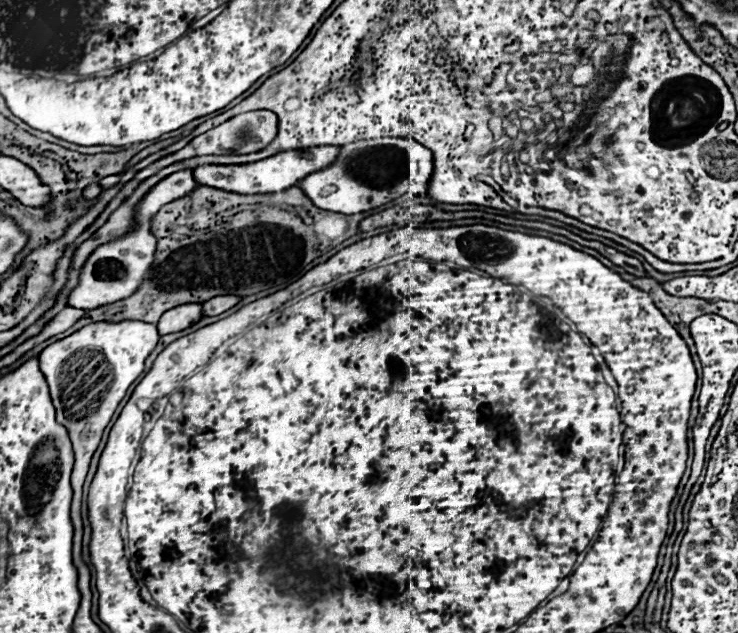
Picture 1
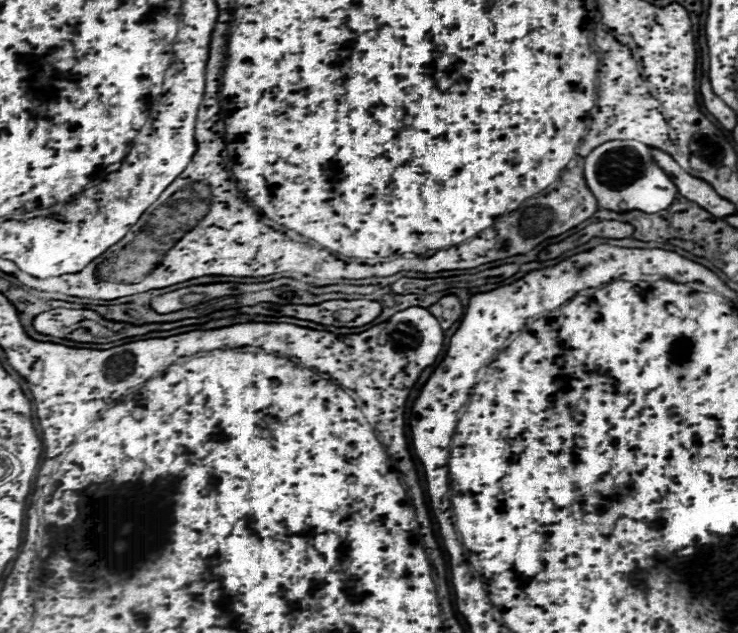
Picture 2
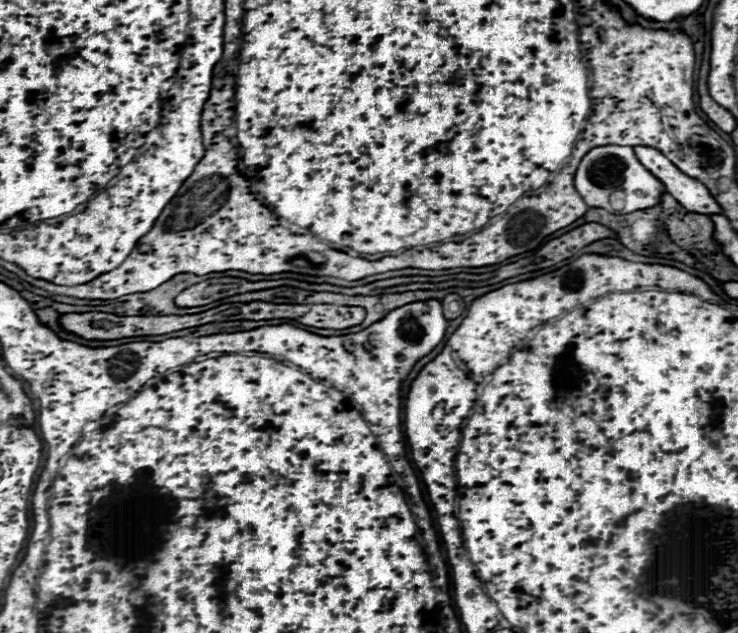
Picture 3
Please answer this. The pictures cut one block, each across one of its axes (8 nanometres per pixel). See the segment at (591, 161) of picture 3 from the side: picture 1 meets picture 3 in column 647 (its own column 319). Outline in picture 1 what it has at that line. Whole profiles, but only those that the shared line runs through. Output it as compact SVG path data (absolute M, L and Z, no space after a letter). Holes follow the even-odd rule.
M372 138L340 146L340 158L328 170L316 170L300 182L300 190L314 206L340 214L378 208L408 192L424 194L432 176L432 152L412 138Z

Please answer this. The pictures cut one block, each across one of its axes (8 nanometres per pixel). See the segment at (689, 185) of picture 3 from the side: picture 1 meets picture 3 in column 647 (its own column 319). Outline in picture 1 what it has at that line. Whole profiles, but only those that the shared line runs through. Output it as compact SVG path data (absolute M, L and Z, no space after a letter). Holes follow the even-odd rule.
M320 146L320 148L308 148L308 150L288 150L284 154L274 154L272 158L264 158L260 162L248 162L248 164L208 164L194 168L194 178L202 186L236 192L236 194L270 194L280 192L296 182L300 182L304 176L326 168L332 164L338 156L338 146Z

